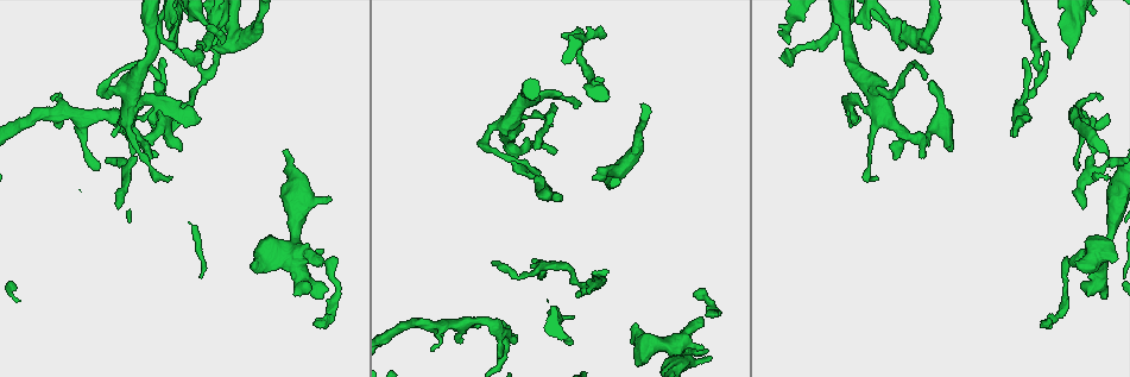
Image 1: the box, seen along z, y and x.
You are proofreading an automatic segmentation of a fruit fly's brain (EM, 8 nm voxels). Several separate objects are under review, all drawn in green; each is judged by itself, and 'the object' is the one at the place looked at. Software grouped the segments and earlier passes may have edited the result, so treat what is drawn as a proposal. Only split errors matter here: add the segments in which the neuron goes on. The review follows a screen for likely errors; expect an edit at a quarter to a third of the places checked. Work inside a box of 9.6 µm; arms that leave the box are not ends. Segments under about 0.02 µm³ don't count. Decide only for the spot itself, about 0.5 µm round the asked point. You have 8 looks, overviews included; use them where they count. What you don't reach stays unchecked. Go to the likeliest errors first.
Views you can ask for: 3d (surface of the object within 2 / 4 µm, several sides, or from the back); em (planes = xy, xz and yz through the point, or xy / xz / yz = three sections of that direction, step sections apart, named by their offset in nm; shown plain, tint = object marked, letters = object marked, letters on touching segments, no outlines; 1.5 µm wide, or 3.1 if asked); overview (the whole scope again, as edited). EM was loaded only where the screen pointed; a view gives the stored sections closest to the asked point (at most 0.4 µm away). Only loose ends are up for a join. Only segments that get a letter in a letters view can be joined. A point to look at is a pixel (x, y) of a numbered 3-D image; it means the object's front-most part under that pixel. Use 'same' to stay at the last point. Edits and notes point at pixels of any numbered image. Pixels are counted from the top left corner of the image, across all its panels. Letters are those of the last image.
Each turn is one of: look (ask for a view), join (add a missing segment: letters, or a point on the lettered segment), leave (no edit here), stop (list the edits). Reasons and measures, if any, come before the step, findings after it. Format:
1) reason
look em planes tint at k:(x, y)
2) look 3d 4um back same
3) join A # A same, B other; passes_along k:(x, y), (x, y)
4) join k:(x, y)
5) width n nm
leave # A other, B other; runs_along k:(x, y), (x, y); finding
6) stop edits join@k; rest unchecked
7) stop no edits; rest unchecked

free end
look 3d 4um back at 1:(174, 46)

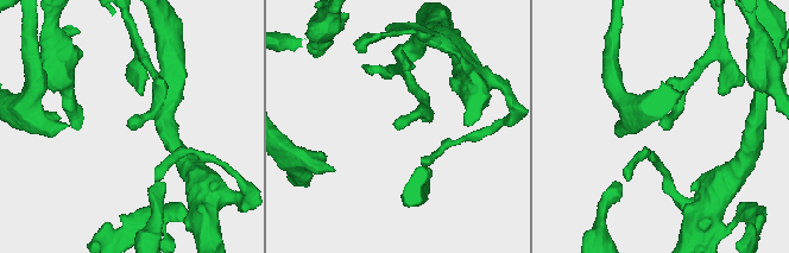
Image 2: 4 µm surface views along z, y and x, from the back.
look em planes letters at 2:(662, 125)

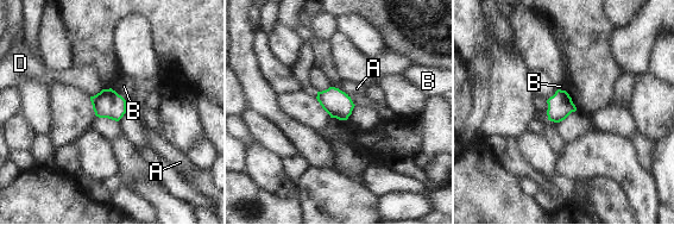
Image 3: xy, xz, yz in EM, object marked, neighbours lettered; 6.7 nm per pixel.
leave # A other, B other, D other; border 3:(347, 93), (350, 97); no lettered segment goes on from it

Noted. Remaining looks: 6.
an open end
look em 3.1um planes letters at 1:(493, 262)

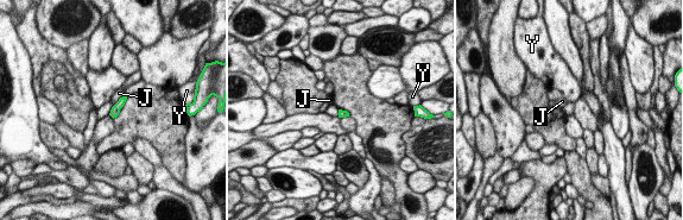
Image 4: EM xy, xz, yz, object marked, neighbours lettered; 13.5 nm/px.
leave # J other, Y other; border 4:(122, 95), (114, 105); no lettered segment goes on from it

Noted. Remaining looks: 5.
free end
look em planes letters at 1:(573, 316)

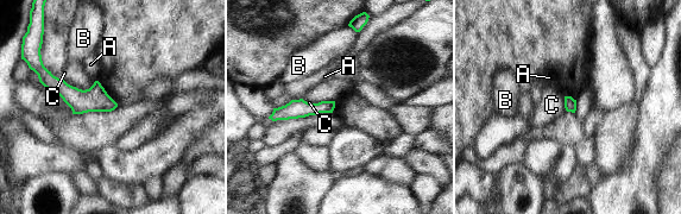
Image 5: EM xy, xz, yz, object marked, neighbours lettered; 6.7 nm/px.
leave # A other, B other, C other; border 5:(62, 79), (82, 89), (94, 83); none of them fits

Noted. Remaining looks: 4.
stop no edits; rest unchecked

